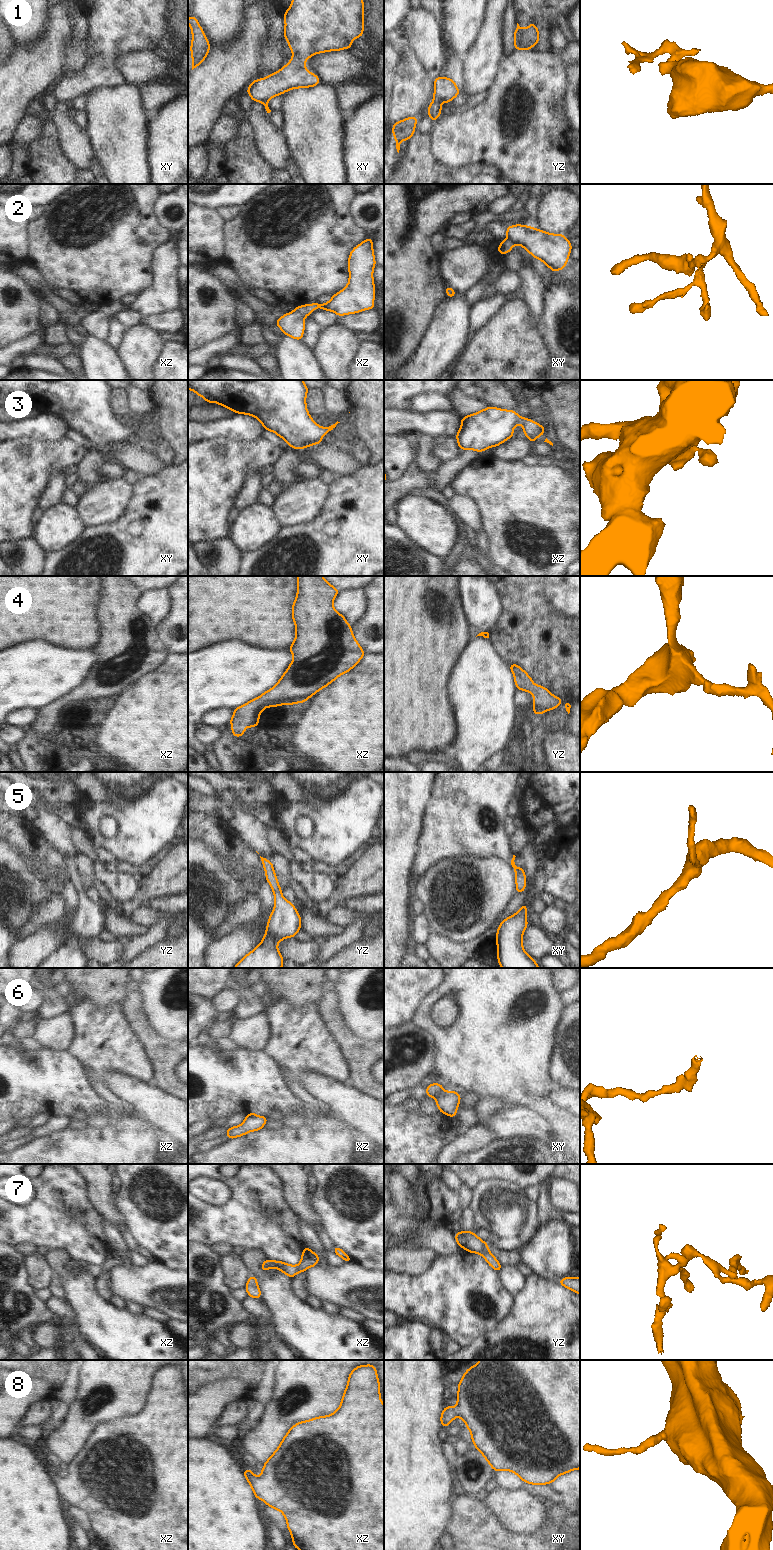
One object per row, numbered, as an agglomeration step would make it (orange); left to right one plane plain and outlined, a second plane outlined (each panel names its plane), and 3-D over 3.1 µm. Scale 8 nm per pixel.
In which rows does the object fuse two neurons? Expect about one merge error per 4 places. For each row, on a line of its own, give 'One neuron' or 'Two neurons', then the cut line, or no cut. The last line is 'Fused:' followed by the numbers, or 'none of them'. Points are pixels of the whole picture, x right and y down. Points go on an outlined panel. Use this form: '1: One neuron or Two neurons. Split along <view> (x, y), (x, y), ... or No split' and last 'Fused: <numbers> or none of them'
1: Two neurons. Split along yz (434, 99), (439, 102)
2: Two neurons. Split along xy (507, 239), (512, 246)
3: One neuron. No split
4: One neuron. No split
5: One neuron. No split
6: One neuron. No split
7: One neuron. No split
8: One neuron. No split
Fused: 1, 2

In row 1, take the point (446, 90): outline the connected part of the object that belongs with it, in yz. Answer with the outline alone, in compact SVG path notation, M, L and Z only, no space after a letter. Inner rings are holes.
M441 77L434 79L435 90L433 98L436 101L447 103L459 95L459 89L450 78Z

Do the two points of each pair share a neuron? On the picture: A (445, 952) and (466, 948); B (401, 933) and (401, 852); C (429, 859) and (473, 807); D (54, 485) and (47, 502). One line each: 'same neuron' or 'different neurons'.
A: same neuron
B: same neuron
C: same neuron
D: same neuron

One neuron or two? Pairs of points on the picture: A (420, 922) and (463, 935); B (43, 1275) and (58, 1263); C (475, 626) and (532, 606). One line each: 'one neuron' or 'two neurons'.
A: two neurons
B: two neurons
C: two neurons

